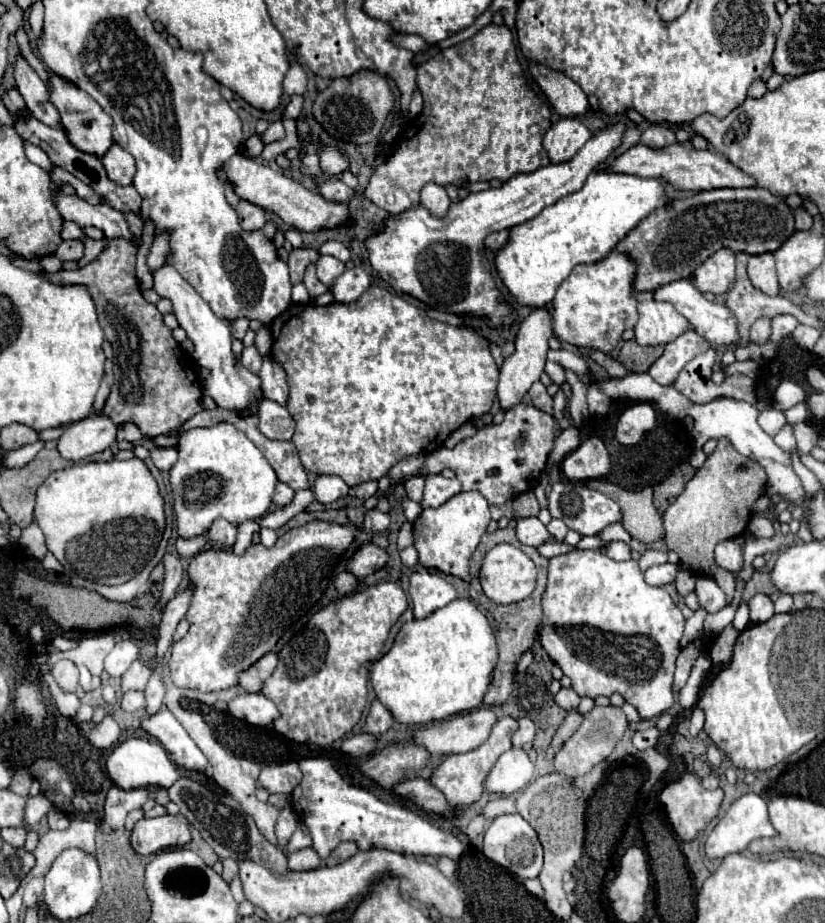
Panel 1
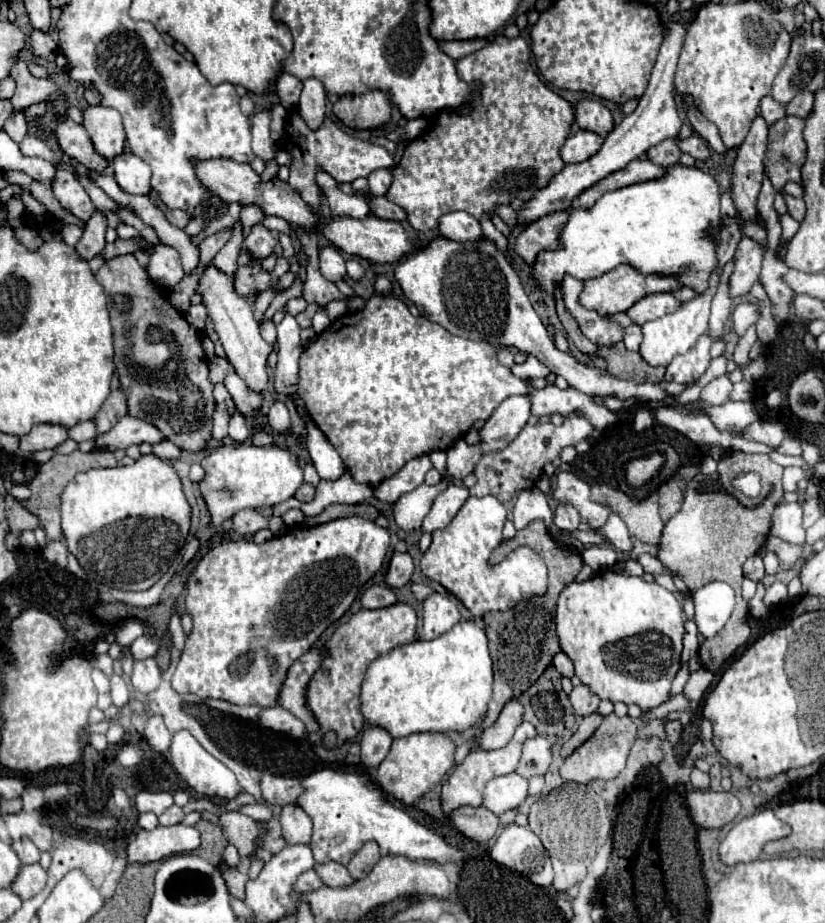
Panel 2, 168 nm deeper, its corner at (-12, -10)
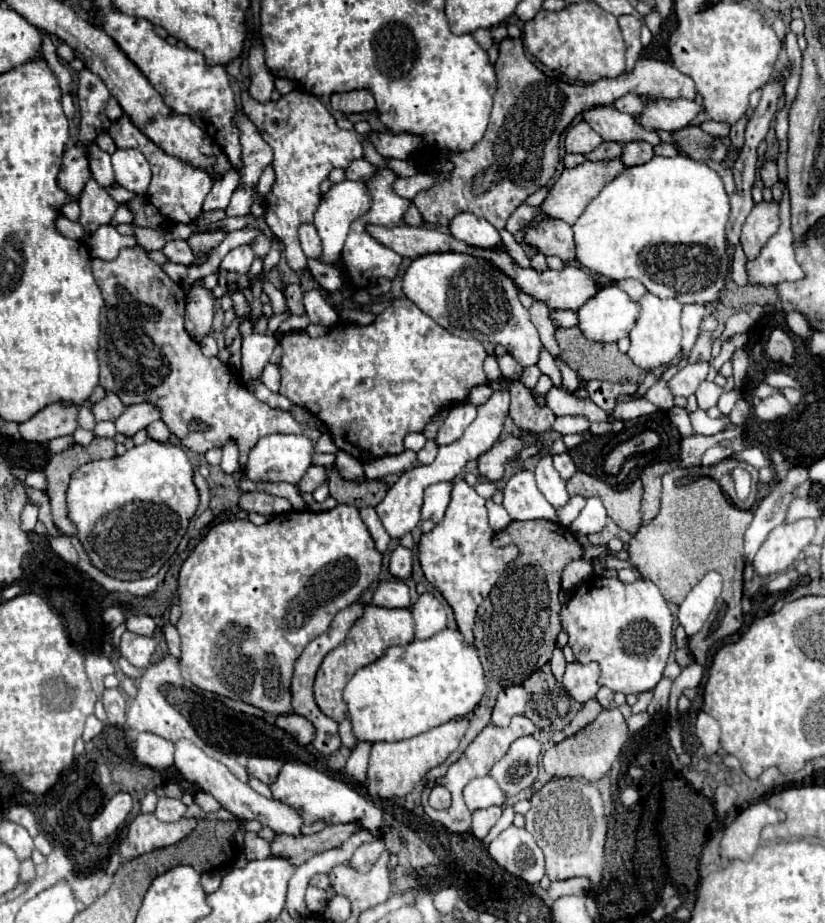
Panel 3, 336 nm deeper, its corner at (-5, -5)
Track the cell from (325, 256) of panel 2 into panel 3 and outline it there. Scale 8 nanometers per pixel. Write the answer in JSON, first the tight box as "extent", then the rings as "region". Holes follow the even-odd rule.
{"extent":[300,224,322,260],"region":[[[314,224],[300,226],[300,242],[302,242],[302,252],[308,258],[320,260],[320,256],[322,256],[322,240],[320,240]]]}

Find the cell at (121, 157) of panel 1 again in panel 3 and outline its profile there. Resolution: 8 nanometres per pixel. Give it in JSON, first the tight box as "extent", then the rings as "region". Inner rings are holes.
{"extent":[112,150,150,194],"region":[[[116,150],[112,154],[116,184],[132,194],[146,194],[150,184],[150,166],[140,150]]]}

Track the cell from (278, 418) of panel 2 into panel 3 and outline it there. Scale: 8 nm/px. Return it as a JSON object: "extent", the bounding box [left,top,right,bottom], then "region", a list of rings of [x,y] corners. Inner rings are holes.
{"extent":[260,364,280,394],"region":[[[268,364],[260,376],[262,384],[268,386],[268,390],[272,390],[274,394],[280,390],[280,368],[276,364]]]}

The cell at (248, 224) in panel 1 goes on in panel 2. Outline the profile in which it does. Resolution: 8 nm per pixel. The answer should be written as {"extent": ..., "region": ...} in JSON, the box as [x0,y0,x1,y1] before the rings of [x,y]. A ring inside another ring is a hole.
{"extent":[243,225,277,259],"region":[[[255,225],[243,245],[251,251],[251,255],[255,259],[265,259],[265,257],[269,257],[275,251],[277,237],[275,237],[275,233],[271,233],[263,225]]]}

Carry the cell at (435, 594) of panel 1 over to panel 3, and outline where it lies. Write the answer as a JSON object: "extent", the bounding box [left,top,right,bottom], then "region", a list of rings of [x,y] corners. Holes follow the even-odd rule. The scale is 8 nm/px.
{"extent":[412,592,446,640],"region":[[[426,592],[418,598],[418,602],[412,606],[412,616],[416,622],[418,640],[426,640],[446,628],[446,610],[432,592]]]}

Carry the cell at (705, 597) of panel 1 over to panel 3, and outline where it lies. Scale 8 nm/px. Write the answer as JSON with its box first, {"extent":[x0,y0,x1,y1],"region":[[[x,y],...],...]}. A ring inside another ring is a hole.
{"extent":[678,572,722,636],"region":[[[708,572],[700,582],[696,582],[696,586],[690,590],[690,594],[680,604],[680,610],[678,610],[678,622],[684,626],[688,636],[702,630],[720,594],[722,594],[720,574]]]}

